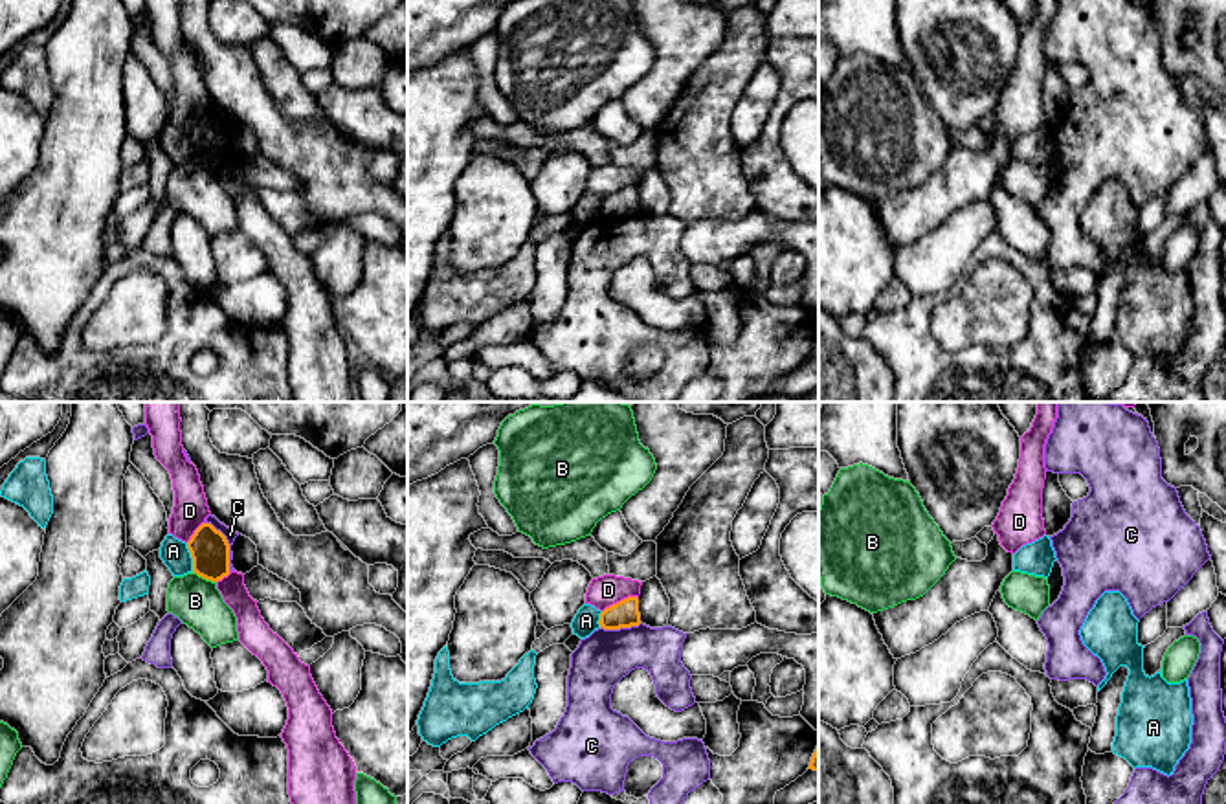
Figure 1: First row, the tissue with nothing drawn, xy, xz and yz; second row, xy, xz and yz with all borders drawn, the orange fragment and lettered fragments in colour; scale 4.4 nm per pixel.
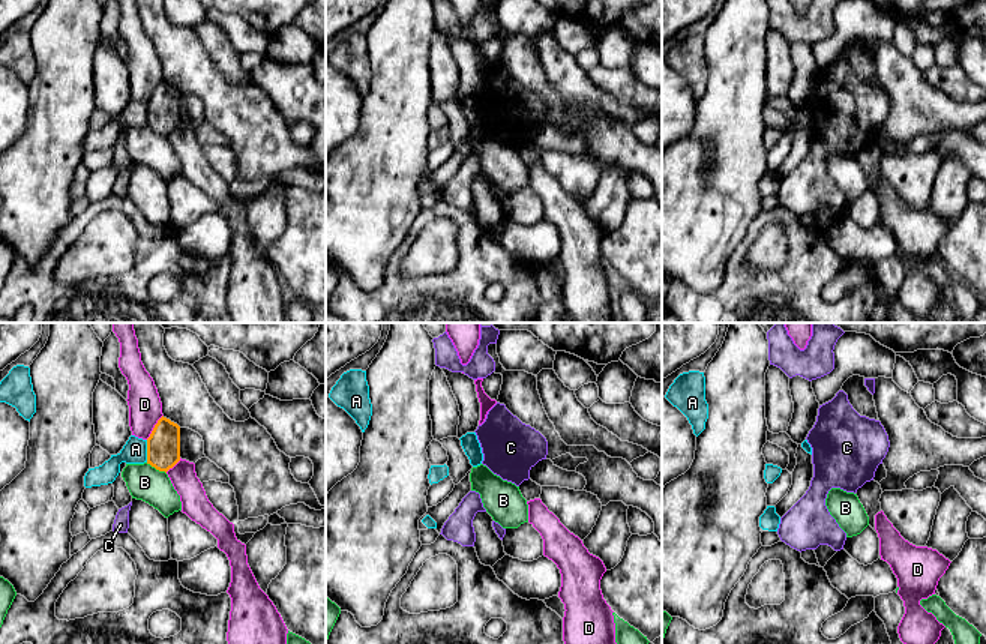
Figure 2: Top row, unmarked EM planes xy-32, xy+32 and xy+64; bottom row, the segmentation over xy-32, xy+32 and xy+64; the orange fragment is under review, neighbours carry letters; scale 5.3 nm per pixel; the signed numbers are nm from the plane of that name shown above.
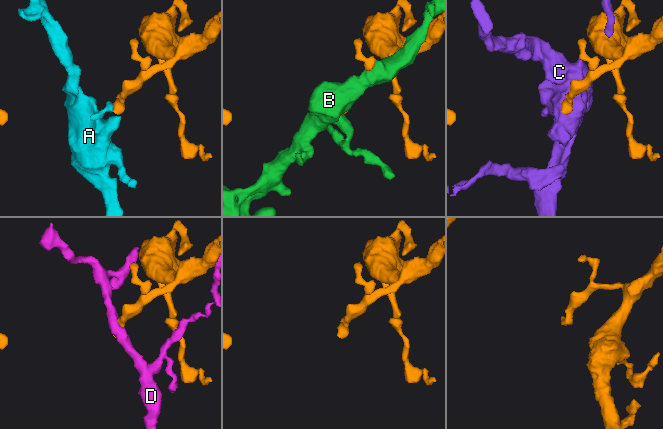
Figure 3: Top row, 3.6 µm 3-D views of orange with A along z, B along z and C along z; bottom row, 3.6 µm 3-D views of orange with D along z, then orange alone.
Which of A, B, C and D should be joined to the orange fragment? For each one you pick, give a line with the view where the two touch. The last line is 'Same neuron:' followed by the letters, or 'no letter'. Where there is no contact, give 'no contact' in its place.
Same neuron: no letter

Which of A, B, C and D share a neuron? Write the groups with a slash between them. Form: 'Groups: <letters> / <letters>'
Groups: A / B / C / D

